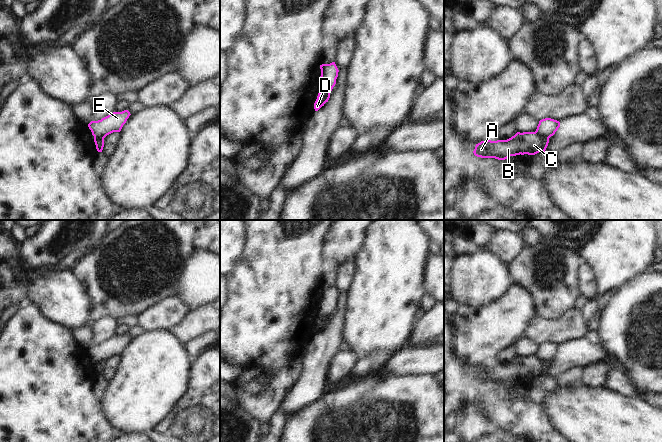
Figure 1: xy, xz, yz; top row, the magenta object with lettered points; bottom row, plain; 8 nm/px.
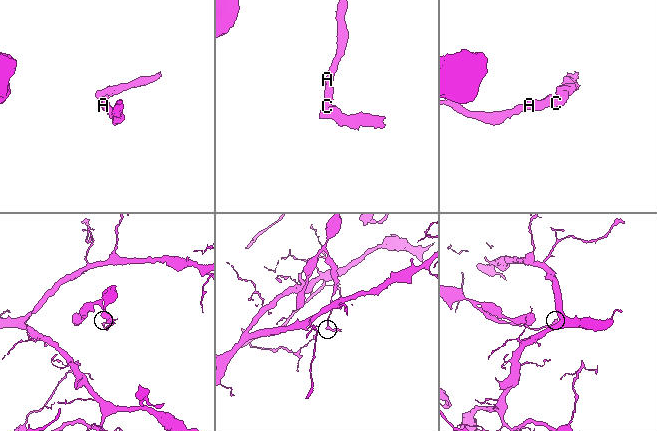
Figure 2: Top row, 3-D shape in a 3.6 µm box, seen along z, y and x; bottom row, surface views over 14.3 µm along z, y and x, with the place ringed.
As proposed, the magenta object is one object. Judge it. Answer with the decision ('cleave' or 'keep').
cleave

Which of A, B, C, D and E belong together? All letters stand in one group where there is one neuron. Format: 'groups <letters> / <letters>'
groups A B C / D E

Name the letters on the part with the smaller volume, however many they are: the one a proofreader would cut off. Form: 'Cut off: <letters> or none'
Cut off: D, E

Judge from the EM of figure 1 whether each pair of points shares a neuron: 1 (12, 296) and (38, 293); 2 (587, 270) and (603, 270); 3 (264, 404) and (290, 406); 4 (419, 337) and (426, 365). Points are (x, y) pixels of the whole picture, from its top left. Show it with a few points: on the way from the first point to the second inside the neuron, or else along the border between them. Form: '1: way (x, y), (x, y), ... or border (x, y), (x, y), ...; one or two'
1: border (28, 279), (27, 299), (25, 301); two
2: border (582, 260), (586, 261), (593, 269), (598, 293); two
3: border (292, 385), (279, 407); two
4: border (433, 344), (429, 346), (406, 345); two

